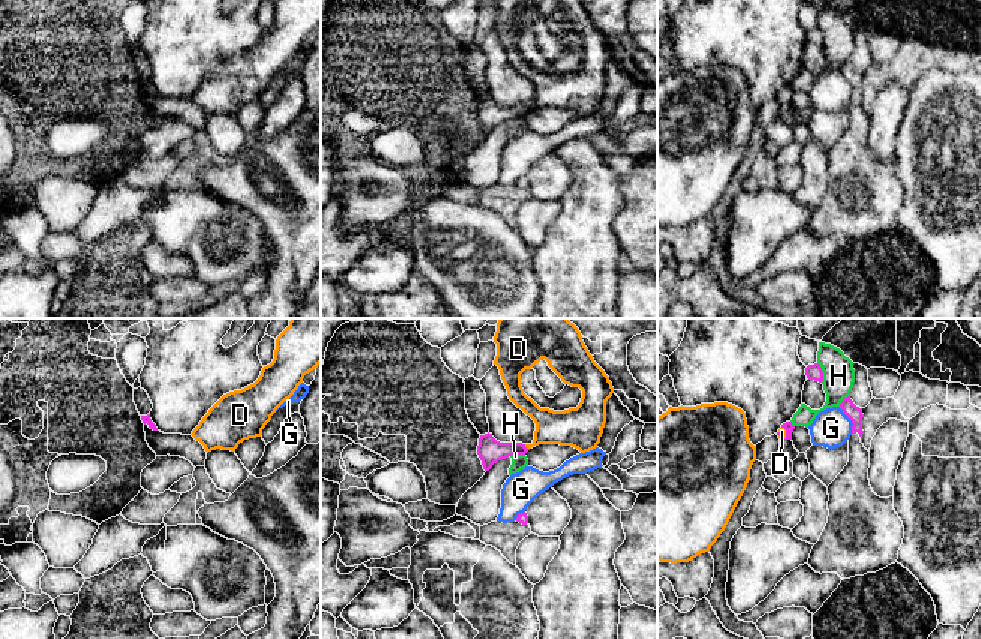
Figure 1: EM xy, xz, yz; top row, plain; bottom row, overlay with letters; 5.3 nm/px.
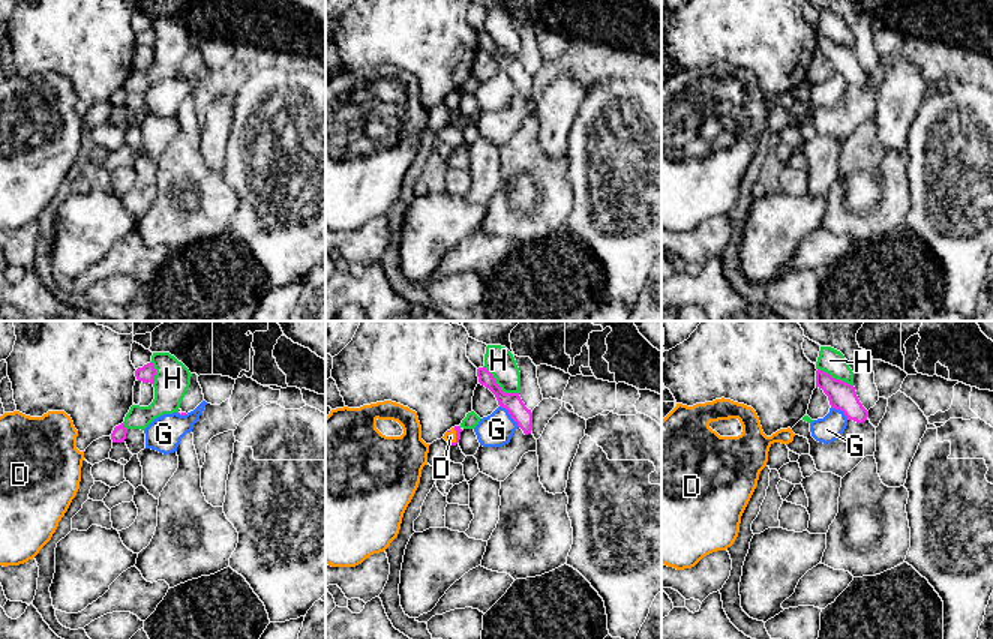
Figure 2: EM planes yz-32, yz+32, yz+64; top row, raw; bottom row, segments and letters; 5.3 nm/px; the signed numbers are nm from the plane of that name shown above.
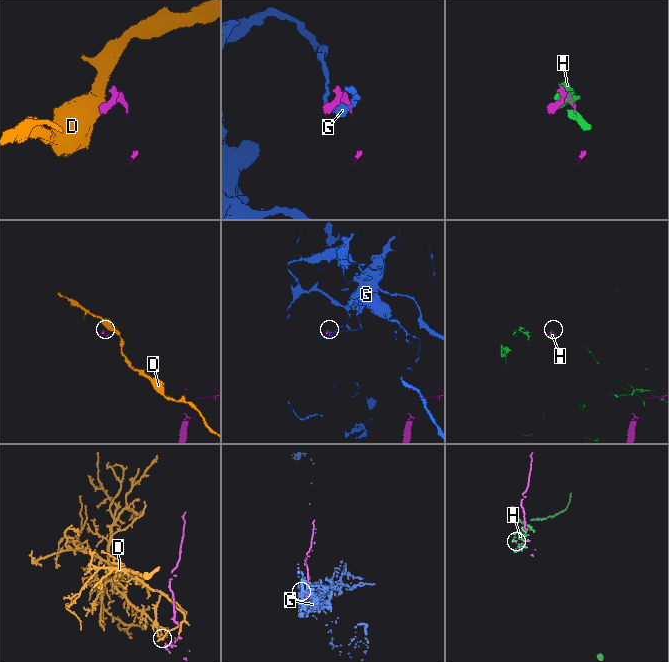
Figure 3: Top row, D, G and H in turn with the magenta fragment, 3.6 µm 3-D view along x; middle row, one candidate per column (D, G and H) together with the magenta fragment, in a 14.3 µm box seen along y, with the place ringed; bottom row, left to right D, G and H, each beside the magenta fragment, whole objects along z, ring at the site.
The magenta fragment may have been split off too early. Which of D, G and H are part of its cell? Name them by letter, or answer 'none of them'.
none of them

